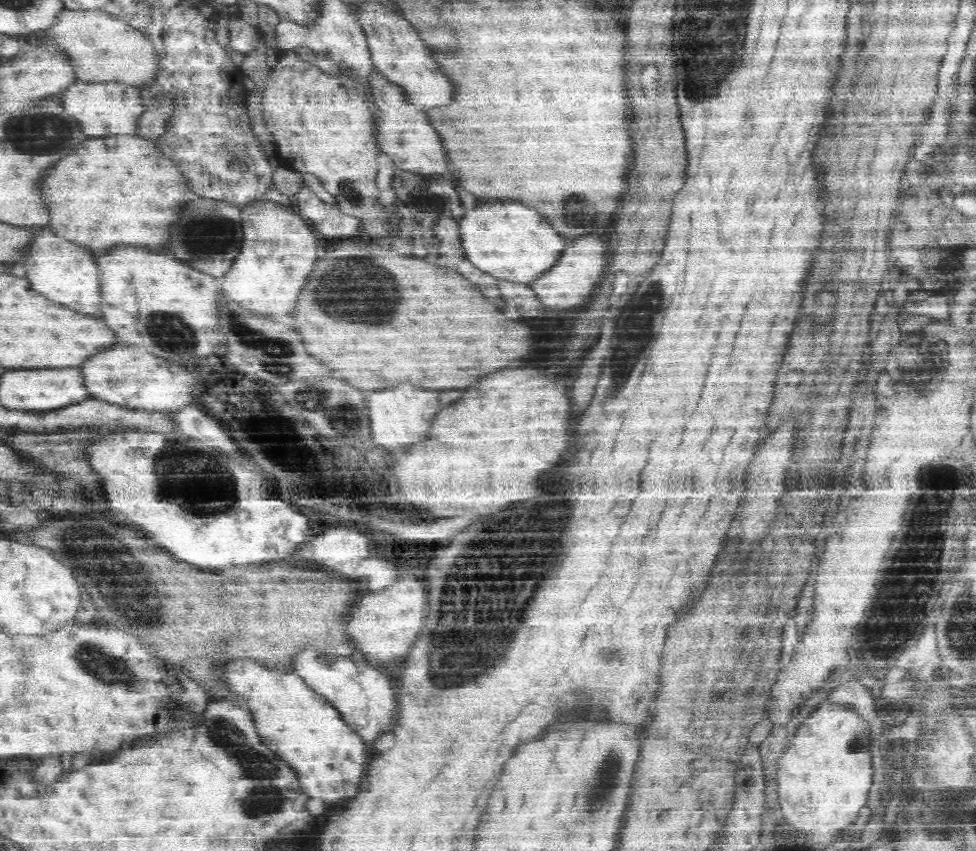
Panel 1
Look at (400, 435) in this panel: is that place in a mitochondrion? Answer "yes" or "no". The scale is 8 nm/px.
no

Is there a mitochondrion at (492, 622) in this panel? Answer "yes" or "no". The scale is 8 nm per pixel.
yes

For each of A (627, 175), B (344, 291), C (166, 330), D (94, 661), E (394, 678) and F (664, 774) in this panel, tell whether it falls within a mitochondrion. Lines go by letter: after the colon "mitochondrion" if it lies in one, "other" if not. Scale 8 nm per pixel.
A: other
B: mitochondrion
C: mitochondrion
D: mitochondrion
E: other
F: other

